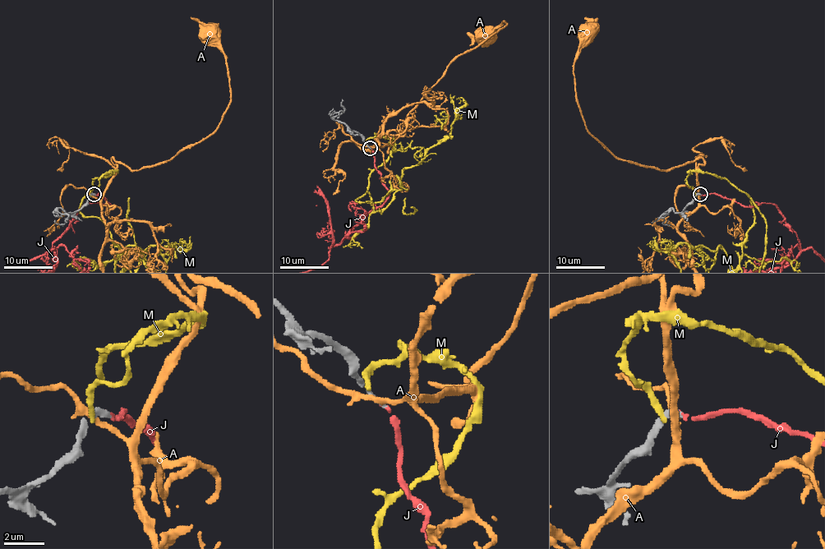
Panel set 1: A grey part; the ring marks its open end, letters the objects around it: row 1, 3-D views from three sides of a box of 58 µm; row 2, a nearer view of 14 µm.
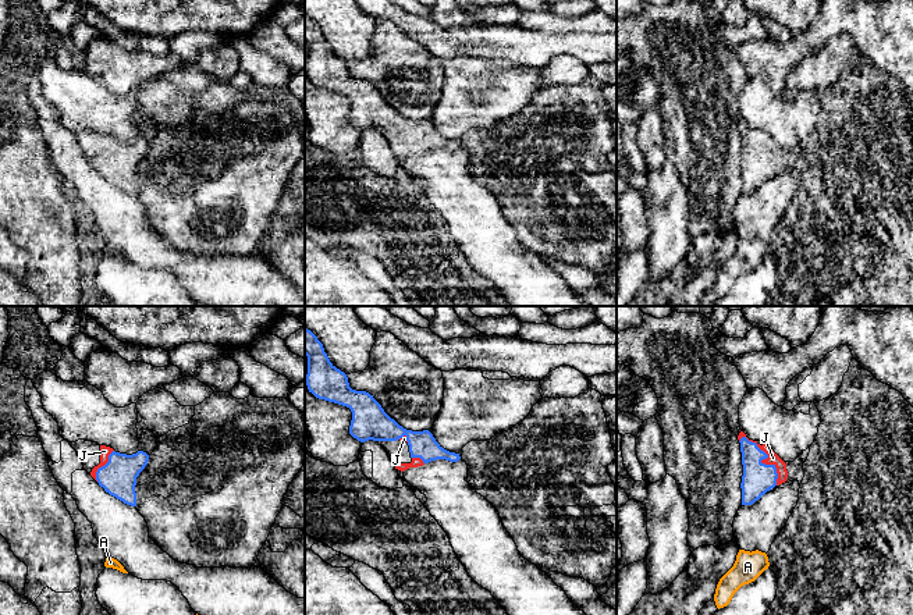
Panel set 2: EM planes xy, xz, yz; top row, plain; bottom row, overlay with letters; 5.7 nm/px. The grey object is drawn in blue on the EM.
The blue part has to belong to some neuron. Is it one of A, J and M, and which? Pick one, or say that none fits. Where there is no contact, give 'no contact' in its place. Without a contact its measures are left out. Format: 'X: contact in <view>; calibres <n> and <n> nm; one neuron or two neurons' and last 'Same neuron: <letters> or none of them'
A: no contact; two neurons
J: contact in yz; calibres 180 and 70 nm; one neuron
M: no contact; two neurons
Same neuron: J

